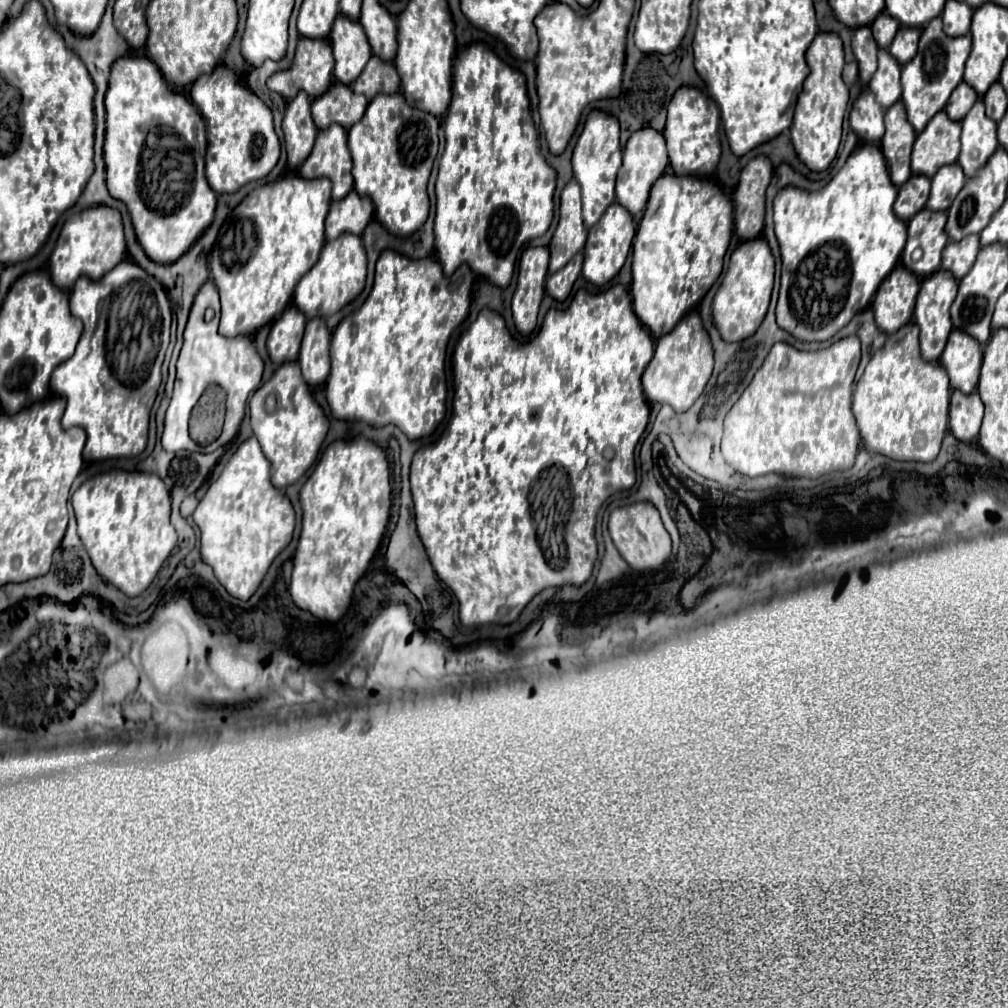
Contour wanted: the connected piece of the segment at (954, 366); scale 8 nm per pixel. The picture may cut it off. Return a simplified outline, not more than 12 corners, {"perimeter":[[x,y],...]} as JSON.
{"perimeter":[[952,331],[940,363],[952,389],[972,393],[982,367],[980,343]]}

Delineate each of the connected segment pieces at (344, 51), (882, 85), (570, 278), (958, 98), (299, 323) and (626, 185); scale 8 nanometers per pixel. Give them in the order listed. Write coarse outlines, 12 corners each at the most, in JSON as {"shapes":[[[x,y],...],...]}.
{"shapes":[[[336,17],[334,77],[352,85],[372,57],[364,27]],[[878,49],[878,69],[868,81],[888,109],[900,99],[902,65]],[[576,253],[566,267],[546,279],[546,293],[564,301],[582,269]],[[966,81],[952,91],[944,111],[960,121],[972,109],[978,93]],[[290,305],[274,319],[266,347],[276,365],[296,361],[306,315]],[[634,131],[624,147],[616,201],[642,211],[666,171],[662,133]]]}

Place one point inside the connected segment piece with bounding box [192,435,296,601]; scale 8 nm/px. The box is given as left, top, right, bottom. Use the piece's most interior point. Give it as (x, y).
(245, 521)

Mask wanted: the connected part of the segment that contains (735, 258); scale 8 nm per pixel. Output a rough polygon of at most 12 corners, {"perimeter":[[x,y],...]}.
{"perimeter":[[766,239],[740,243],[712,305],[724,341],[758,329],[774,285]]}

